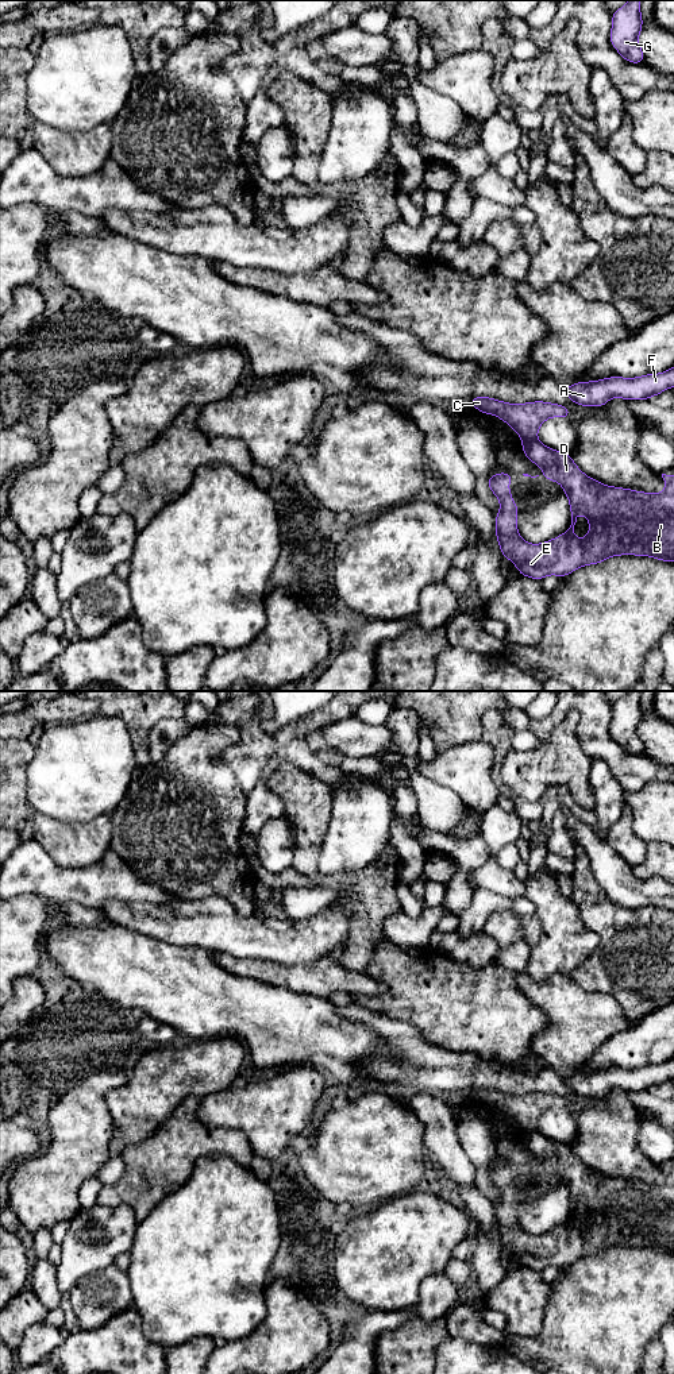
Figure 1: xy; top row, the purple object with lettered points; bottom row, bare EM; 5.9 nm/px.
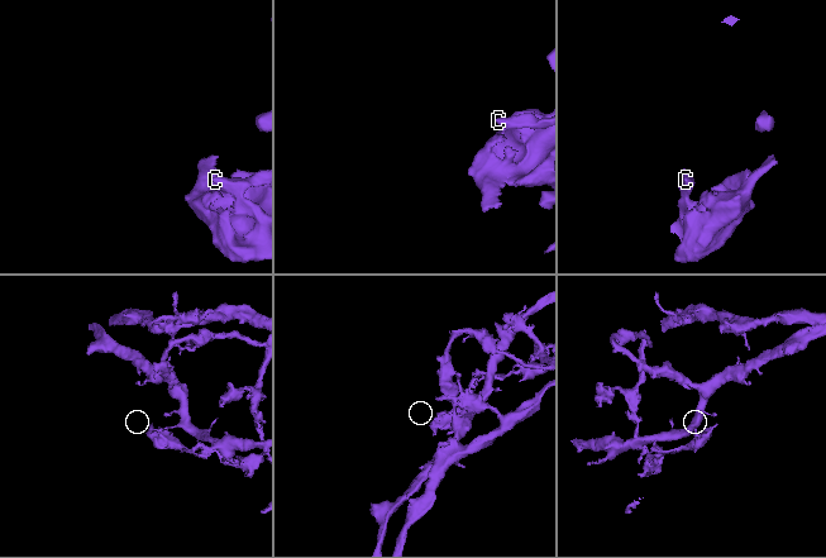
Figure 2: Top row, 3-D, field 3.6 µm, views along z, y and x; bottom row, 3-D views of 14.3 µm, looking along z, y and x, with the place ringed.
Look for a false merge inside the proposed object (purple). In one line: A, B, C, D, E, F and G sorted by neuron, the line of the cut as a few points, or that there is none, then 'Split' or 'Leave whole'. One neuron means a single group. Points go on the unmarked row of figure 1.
Groups: A C F G / B D E. Split along xy (535, 1129), (524, 1133). Split

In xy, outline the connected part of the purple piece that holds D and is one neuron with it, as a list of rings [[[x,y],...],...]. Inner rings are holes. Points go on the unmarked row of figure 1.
[[[538,1130],[524,1132],[521,1135],[524,1146],[536,1157],[542,1157],[543,1162],[539,1166],[544,1166],[551,1173],[559,1173],[562,1181],[566,1184],[570,1193],[571,1216],[561,1227],[548,1231],[542,1235],[529,1235],[524,1232],[517,1223],[517,1204],[519,1200],[509,1182],[509,1172],[513,1165],[498,1163],[486,1169],[492,1184],[500,1190],[500,1204],[494,1208],[496,1227],[501,1239],[501,1246],[509,1250],[519,1261],[520,1266],[542,1271],[547,1266],[566,1267],[579,1258],[589,1255],[598,1255],[611,1247],[620,1246],[636,1246],[651,1247],[662,1253],[674,1253],[674,1165],[662,1165],[666,1180],[663,1184],[651,1185],[644,1182],[635,1182],[631,1180],[606,1177],[601,1173],[585,1166],[577,1155],[573,1153],[570,1145],[555,1142],[546,1138]],[[582,1204],[590,1216],[590,1221],[586,1228],[577,1230],[574,1227],[574,1216],[577,1207]]]

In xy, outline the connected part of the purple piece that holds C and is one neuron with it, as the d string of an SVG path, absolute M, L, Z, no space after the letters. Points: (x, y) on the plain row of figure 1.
M473 1088L469 1095L481 1104L500 1108L523 1132L536 1130L539 1118L550 1108L570 1109L569 1099L543 1092L508 1095L489 1088Z

